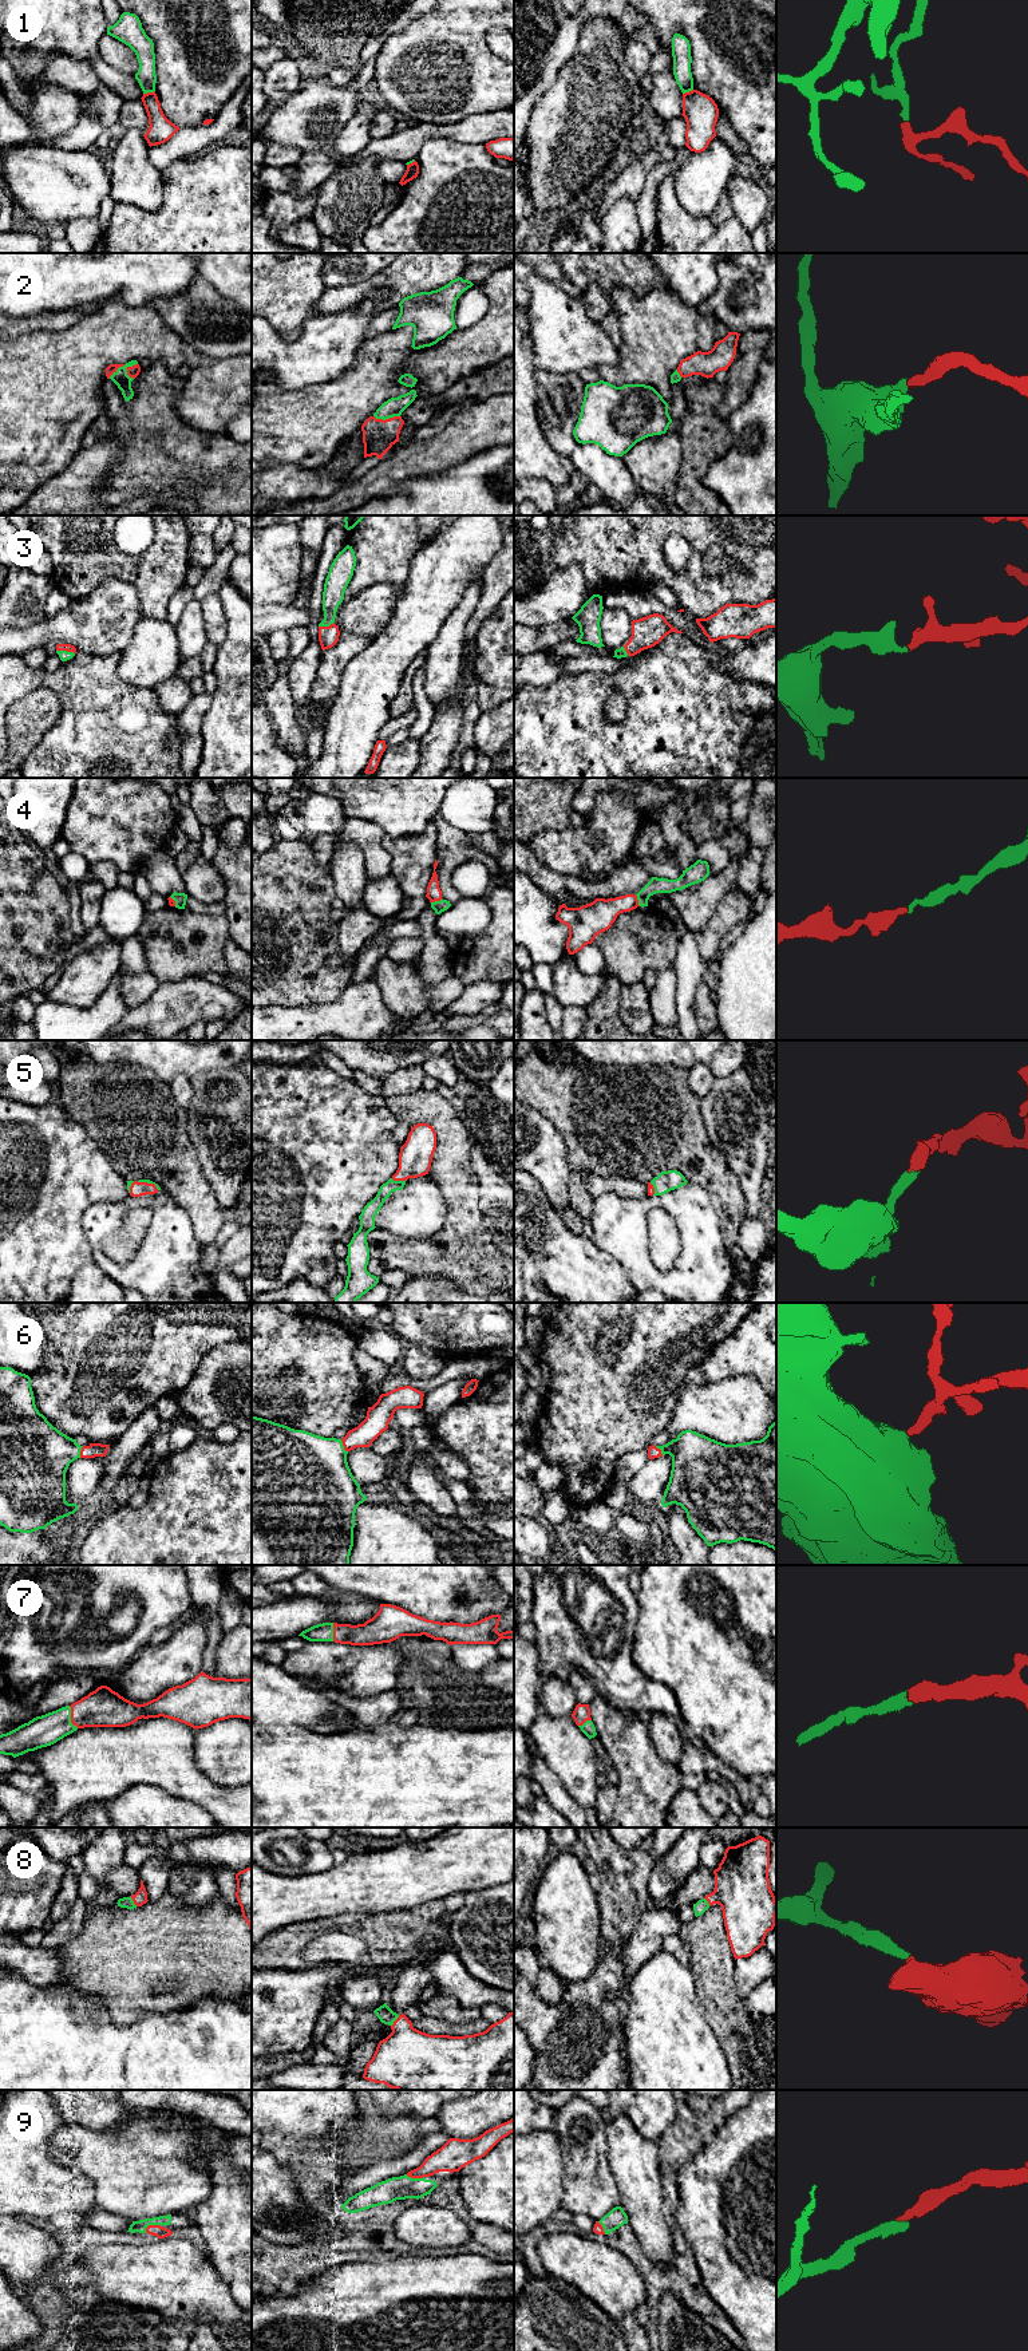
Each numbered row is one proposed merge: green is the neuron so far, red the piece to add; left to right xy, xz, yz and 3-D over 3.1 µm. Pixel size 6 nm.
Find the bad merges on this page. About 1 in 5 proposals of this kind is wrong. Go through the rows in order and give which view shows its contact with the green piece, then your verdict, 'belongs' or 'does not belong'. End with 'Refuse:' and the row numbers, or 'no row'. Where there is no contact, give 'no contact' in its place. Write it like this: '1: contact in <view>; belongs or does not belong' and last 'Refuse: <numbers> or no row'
1: contact in xy; does not belong
2: contact in xz; belongs
3: contact in xy; belongs
4: contact in yz; belongs
5: contact in xz; belongs
6: contact in xz; belongs
7: contact in xy; belongs
8: contact in xz; belongs
9: contact in xy; belongs
Refuse: 1

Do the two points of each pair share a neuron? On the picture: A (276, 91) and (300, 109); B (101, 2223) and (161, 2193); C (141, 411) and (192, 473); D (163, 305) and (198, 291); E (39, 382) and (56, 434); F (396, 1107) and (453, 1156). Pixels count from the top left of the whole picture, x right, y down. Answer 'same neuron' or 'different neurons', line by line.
A: different neurons
B: different neurons
C: same neuron
D: same neuron
E: same neuron
F: same neuron

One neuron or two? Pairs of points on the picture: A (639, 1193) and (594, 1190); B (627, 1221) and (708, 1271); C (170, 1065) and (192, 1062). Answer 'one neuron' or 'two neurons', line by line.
A: one neuron
B: one neuron
C: one neuron

